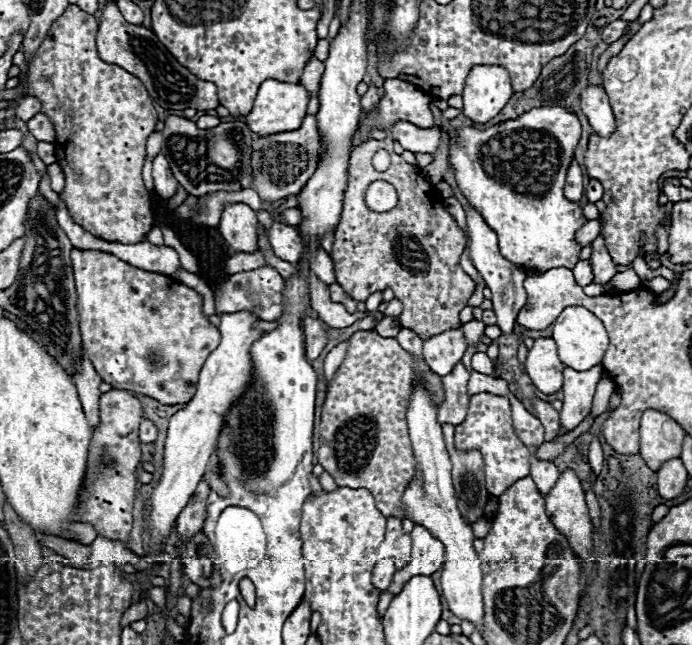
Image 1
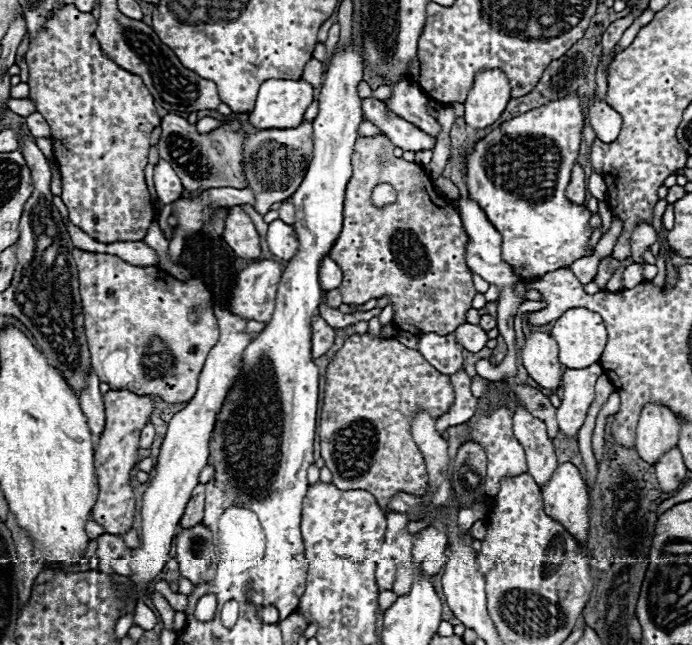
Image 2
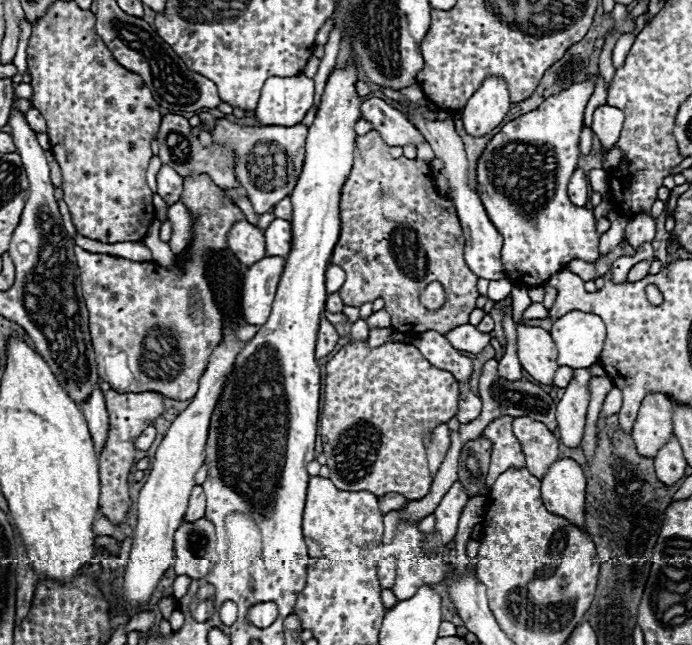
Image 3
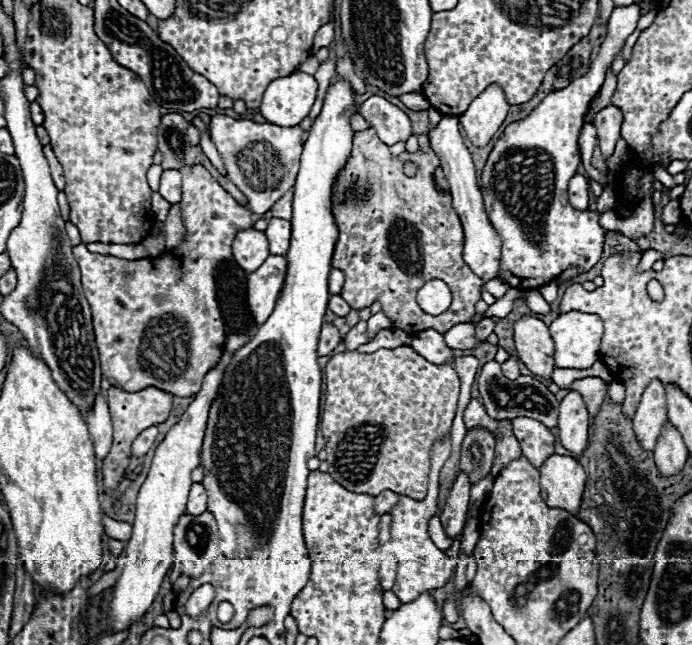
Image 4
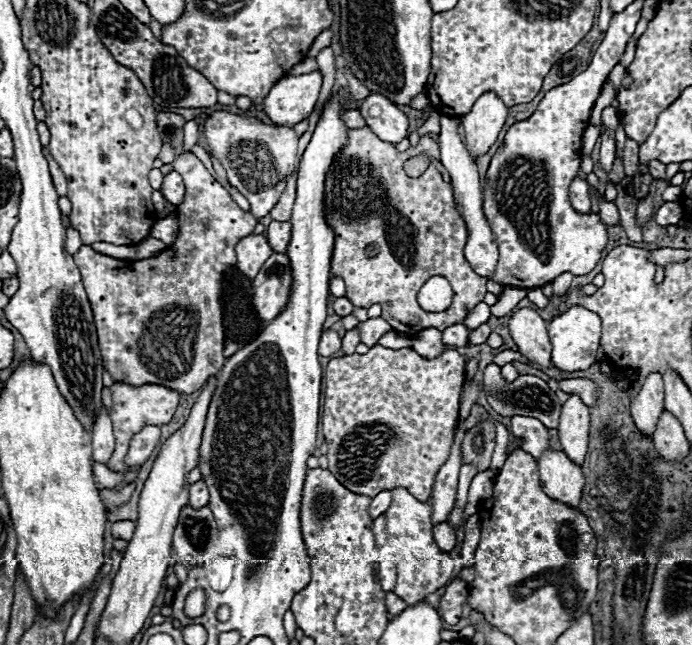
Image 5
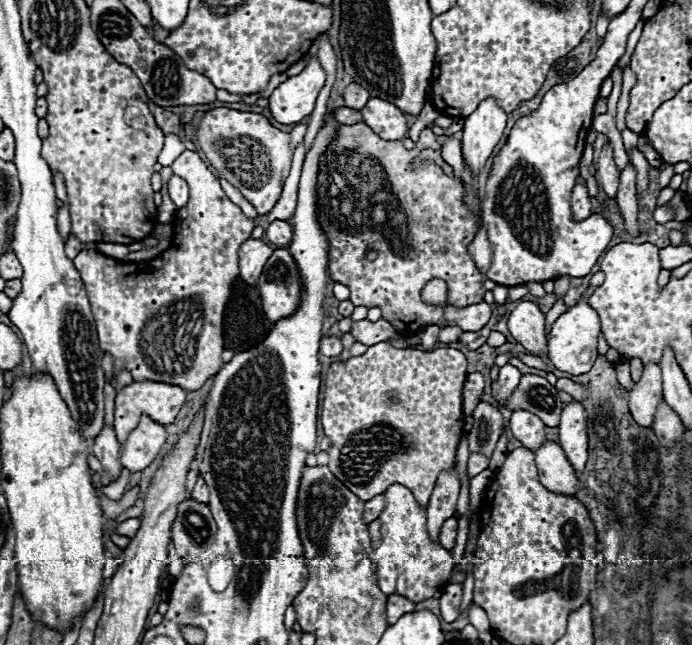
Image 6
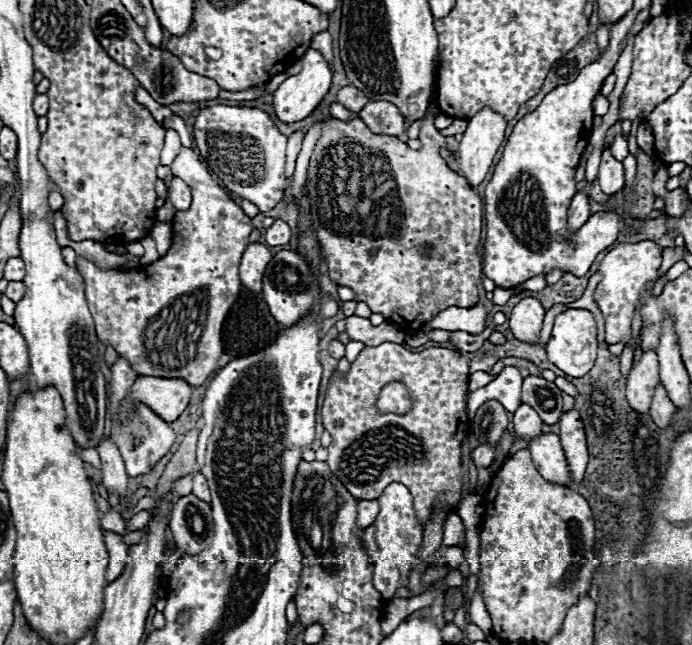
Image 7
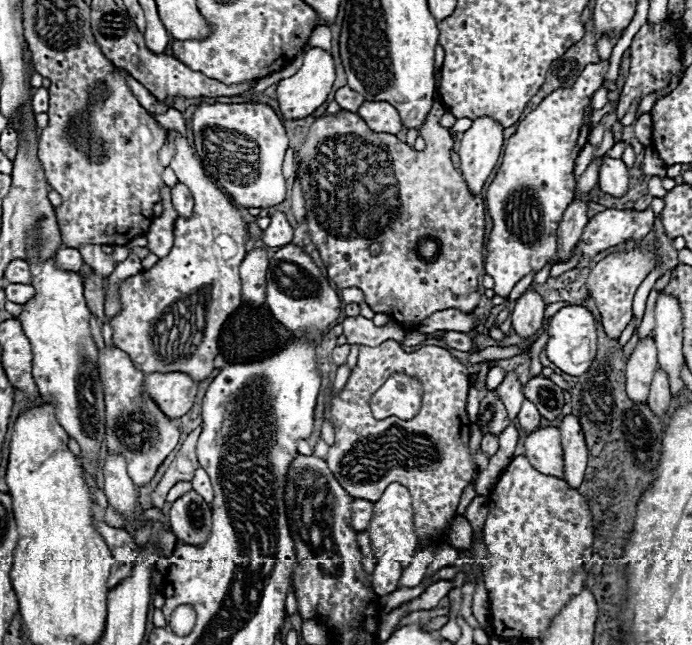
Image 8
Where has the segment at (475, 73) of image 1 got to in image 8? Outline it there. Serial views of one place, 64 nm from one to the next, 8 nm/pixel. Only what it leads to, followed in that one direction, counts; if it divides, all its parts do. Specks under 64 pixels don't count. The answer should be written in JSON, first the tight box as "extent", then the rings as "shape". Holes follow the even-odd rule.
{"extent":[460,116,504,194],"shape":[[[490,116],[476,118],[460,142],[460,172],[472,194],[480,194],[500,156],[504,128]]]}

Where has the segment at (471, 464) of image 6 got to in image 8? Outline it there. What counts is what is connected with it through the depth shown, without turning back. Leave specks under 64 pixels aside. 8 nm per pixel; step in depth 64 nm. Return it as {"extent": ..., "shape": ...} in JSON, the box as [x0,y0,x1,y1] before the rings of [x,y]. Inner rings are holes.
{"extent":[480,434,498,458],"shape":[[[486,434],[486,436],[482,438],[480,450],[486,454],[486,458],[492,458],[494,452],[498,450],[498,436],[490,436],[490,434]]]}

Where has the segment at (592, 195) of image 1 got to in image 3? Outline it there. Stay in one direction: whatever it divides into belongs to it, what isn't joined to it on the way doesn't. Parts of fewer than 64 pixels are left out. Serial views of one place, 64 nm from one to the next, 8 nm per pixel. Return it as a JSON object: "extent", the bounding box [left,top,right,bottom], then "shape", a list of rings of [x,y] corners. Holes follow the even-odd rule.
{"extent":[588,168,608,196],"shape":[[[602,168],[590,170],[588,180],[590,180],[590,186],[592,186],[594,192],[598,192],[600,196],[606,194],[606,190],[608,190],[608,174],[606,174],[606,170],[602,170]]]}

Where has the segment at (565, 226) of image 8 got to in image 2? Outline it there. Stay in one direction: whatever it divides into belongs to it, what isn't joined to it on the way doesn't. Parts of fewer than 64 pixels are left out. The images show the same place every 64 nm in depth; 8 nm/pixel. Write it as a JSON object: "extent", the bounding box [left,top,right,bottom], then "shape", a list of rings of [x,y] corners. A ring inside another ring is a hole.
{"extent":[566,164,586,204],"shape":[[[574,164],[574,168],[572,168],[572,176],[570,176],[570,184],[566,188],[566,196],[574,204],[584,204],[586,182],[584,182],[584,170],[578,164]]]}

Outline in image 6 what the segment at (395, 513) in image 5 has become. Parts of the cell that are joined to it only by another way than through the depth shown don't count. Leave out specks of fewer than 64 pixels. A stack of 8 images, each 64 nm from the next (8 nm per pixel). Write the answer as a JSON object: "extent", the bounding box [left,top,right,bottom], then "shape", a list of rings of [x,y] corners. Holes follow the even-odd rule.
{"extent":[380,484,455,602],"shape":[[[392,484],[386,492],[386,508],[380,514],[382,522],[382,545],[388,544],[392,548],[400,550],[402,564],[398,566],[398,584],[396,594],[402,594],[410,602],[422,602],[426,598],[432,598],[436,590],[444,588],[455,563],[448,550],[444,550],[438,542],[432,542],[426,532],[426,508],[418,506],[412,492],[408,492],[402,484]]]}

